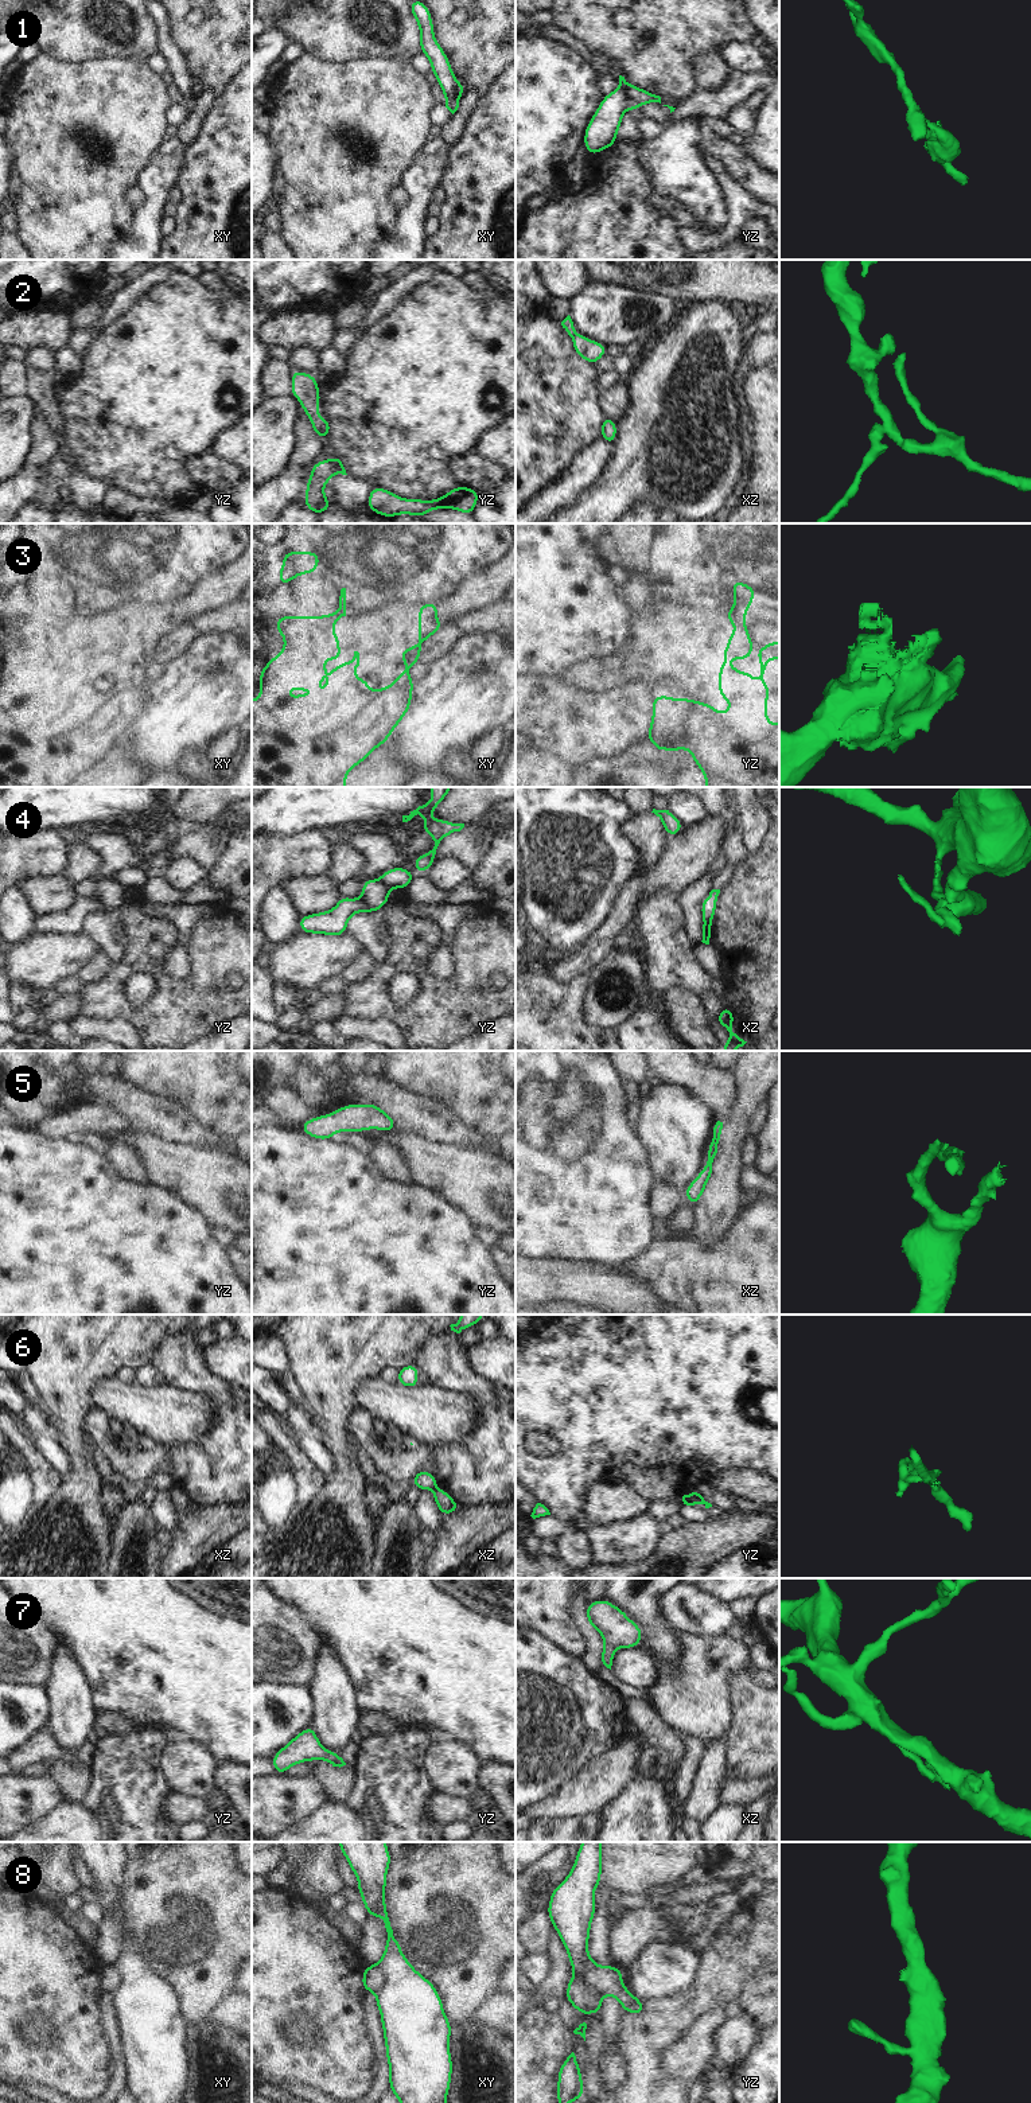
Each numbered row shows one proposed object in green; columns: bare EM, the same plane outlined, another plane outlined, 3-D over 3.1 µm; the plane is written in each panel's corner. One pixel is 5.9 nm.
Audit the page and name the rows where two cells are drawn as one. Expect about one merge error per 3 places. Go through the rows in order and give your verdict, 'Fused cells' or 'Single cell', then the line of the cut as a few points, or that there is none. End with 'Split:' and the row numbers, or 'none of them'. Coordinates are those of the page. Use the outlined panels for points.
1: Fused cells. Split along yz (626, 82), (626, 94), (640, 105)
2: Single cell. No split
3: Fused cells. Split along yz (730, 611), (743, 624)
4: Fused cells. Split along yz (380, 881), (390, 888)
5: Single cell. No split
6: Fused cells. Split along xz (435, 1486), (432, 1488)
7: Single cell. No split
8: Fused cells. Split along yz (590, 1969), (583, 1979), (605, 1994)
Split: 1, 3, 4, 6, 8

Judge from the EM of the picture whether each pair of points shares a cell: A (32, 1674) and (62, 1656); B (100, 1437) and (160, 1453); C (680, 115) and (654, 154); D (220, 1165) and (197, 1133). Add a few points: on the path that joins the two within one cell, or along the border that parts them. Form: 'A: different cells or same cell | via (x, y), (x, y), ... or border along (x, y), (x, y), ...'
A: different cells | border along (55, 1635), (58, 1647), (50, 1675), (43, 1685)
B: same cell | via (115, 1451), (121, 1457), (146, 1457)
C: different cells | border along (703, 116), (685, 117), (674, 124)
D: different cells | border along (178, 1144), (226, 1152), (237, 1157)

